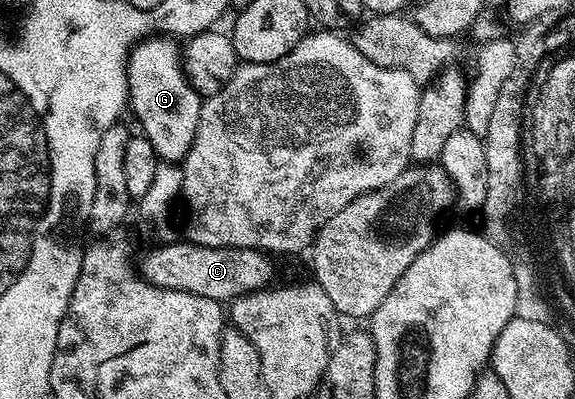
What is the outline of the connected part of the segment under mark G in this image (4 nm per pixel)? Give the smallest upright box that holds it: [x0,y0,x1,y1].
[128,37,202,164]

